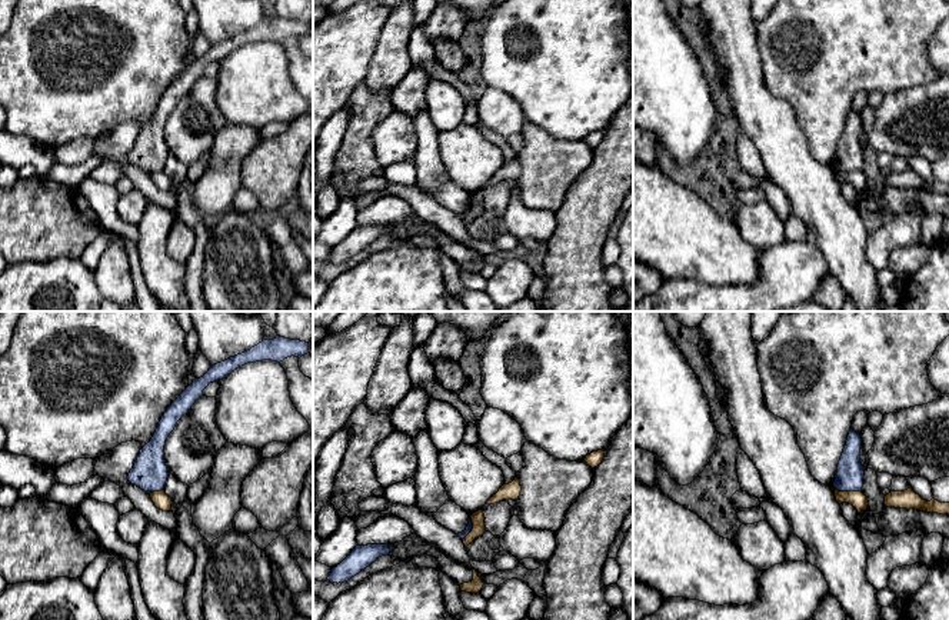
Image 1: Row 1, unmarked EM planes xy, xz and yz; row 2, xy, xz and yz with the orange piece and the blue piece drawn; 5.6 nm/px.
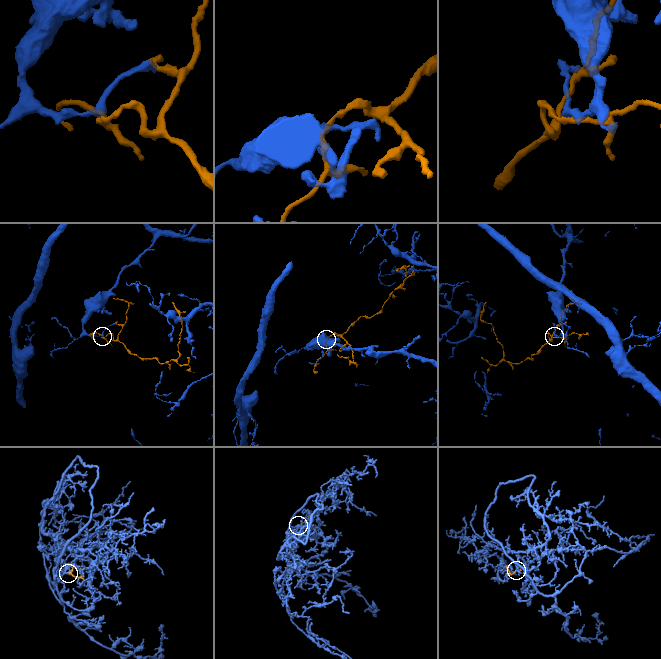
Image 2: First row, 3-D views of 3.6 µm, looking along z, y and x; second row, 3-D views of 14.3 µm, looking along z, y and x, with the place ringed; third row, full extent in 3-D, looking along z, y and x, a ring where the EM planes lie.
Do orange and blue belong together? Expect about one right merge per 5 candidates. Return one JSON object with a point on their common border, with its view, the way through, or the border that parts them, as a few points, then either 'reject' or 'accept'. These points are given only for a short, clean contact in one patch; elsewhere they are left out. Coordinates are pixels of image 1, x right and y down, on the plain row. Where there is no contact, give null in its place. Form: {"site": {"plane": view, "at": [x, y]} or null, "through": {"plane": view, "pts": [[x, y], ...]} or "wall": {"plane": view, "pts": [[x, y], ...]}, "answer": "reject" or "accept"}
{"site": {"plane": "yz", "at": [848, 172]}, "wall": {"plane": "yz", "pts": [[835, 167], [859, 172]]}, "answer": "reject"}

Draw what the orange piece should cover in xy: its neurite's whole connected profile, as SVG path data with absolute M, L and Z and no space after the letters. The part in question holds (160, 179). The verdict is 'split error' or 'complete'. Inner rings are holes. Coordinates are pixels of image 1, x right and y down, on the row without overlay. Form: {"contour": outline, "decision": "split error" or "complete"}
{"contour": "M164 170L150 173L150 179L154 186L163 191L172 190L172 179L166 174Z", "decision": "complete"}

